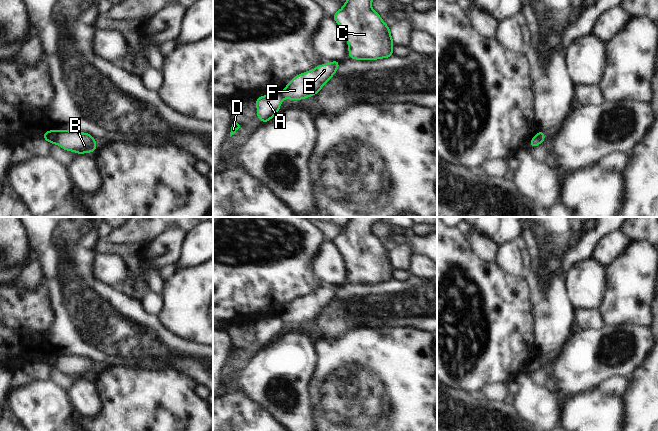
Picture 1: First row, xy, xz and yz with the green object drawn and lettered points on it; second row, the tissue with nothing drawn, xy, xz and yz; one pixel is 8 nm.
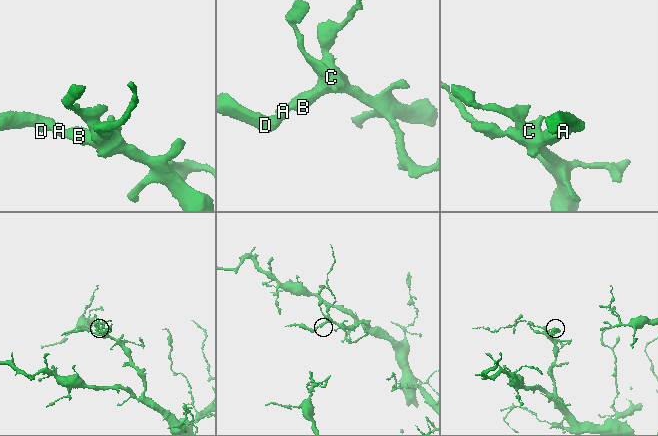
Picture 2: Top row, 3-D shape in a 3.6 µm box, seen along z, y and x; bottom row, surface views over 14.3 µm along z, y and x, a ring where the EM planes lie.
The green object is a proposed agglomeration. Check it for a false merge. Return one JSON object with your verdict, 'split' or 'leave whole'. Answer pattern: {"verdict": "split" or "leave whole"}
{"verdict": "split"}

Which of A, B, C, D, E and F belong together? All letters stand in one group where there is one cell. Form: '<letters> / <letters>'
A D / B C E F

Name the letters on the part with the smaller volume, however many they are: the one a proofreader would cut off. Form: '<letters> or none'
A, D

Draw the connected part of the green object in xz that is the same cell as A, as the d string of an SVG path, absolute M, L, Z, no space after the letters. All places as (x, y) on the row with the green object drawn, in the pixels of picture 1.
M273 91L259 98L255 98L257 106L257 119L264 124L271 120L279 112L284 97L281 92Z

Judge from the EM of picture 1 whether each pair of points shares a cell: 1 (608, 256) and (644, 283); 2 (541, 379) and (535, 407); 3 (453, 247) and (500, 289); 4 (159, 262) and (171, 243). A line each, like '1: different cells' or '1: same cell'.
1: different cells
2: different cells
3: same cell
4: same cell

